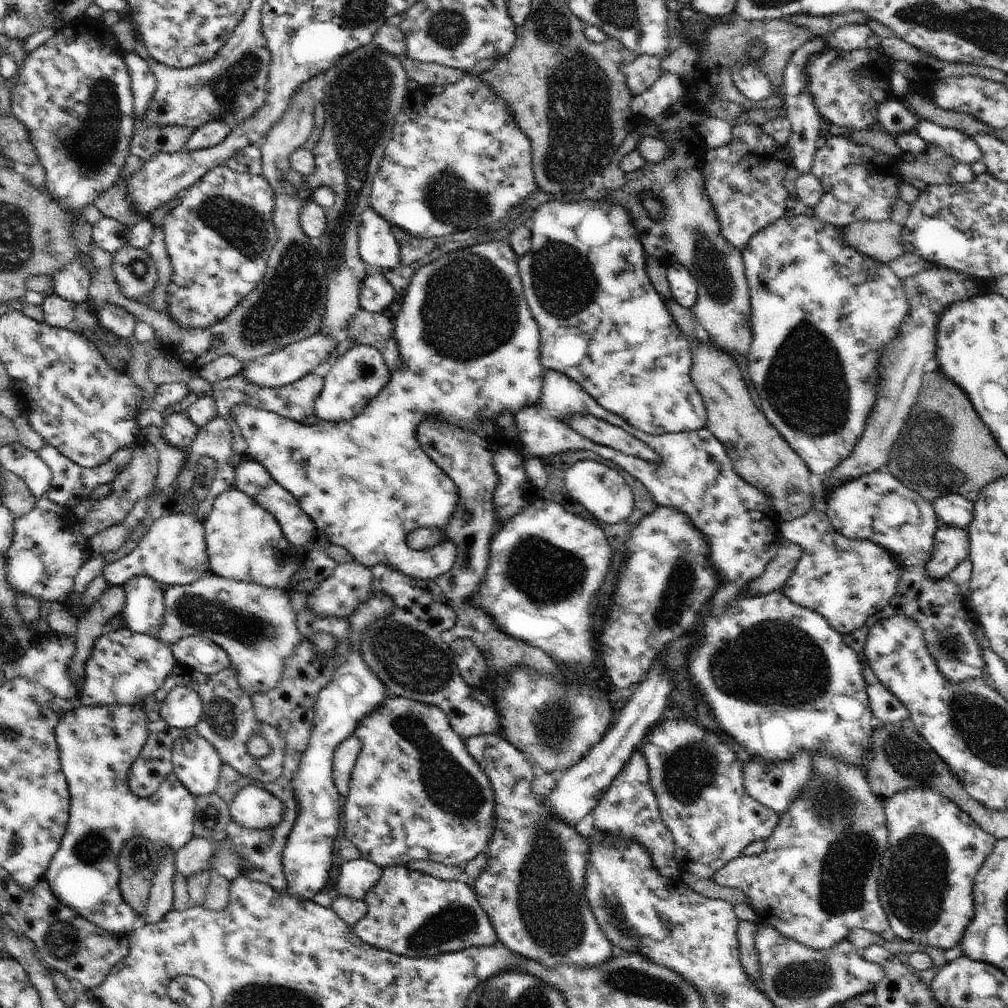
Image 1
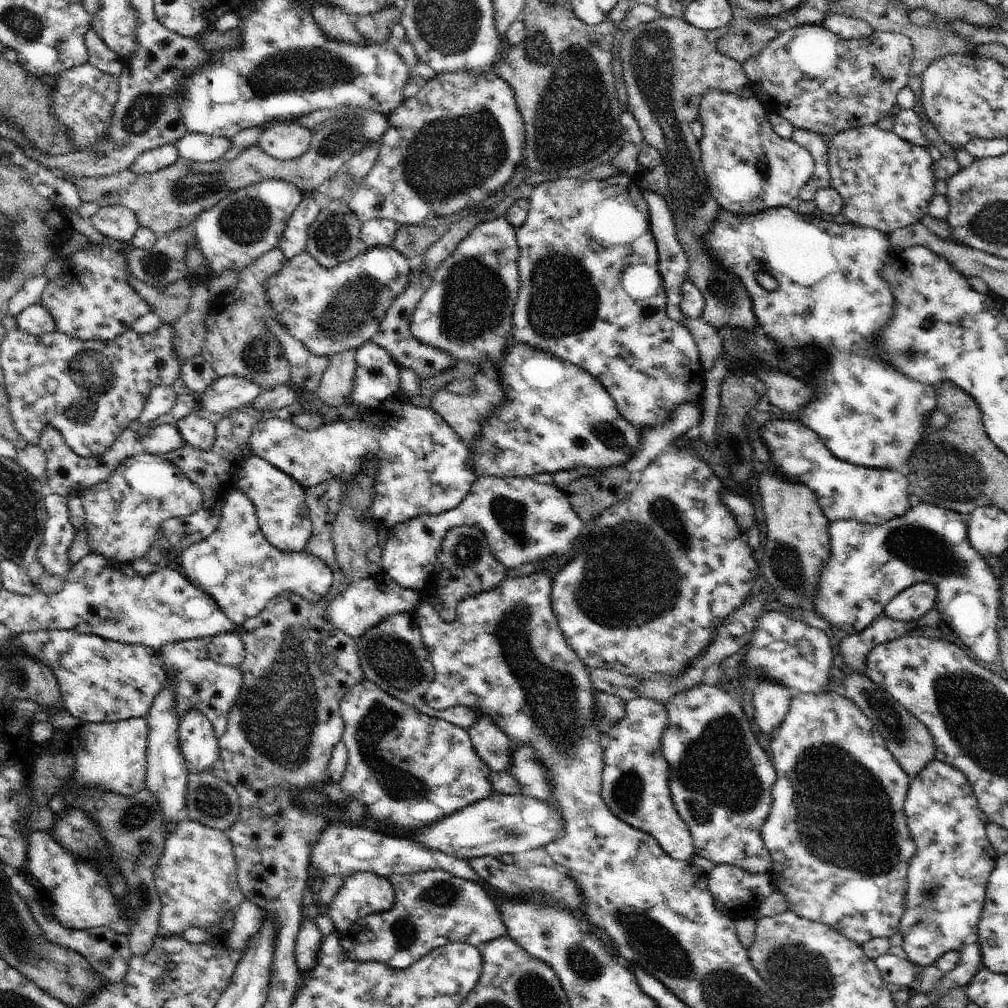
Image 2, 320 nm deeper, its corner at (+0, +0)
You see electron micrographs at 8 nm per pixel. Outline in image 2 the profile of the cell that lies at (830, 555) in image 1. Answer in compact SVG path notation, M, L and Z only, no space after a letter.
M912 504L902 516L881 525L858 521L829 521L831 555L819 580L819 592L815 595L816 610L821 618L834 629L845 630L848 635L866 630L880 615L884 607L907 585L932 583L936 587L936 606L938 614L952 629L952 632L970 648L974 656L984 662L996 662L999 654L1000 615L1002 612L1003 590L990 564L970 544L967 537L967 515L935 504Z

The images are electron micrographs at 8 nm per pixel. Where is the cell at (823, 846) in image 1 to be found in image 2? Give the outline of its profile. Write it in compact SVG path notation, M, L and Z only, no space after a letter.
M832 691L815 693L798 693L790 699L788 712L770 735L770 756L774 758L774 765L778 780L772 787L772 804L768 818L761 828L762 840L770 851L773 867L768 873L775 884L776 891L785 894L788 910L798 916L813 920L836 929L842 936L853 940L856 944L876 937L890 938L899 932L899 924L905 911L907 893L907 870L910 860L914 856L916 847L910 838L903 813L903 802L906 798L911 778L902 770L894 755L888 750L886 740L878 732L874 723L860 710L860 707L848 697Z

